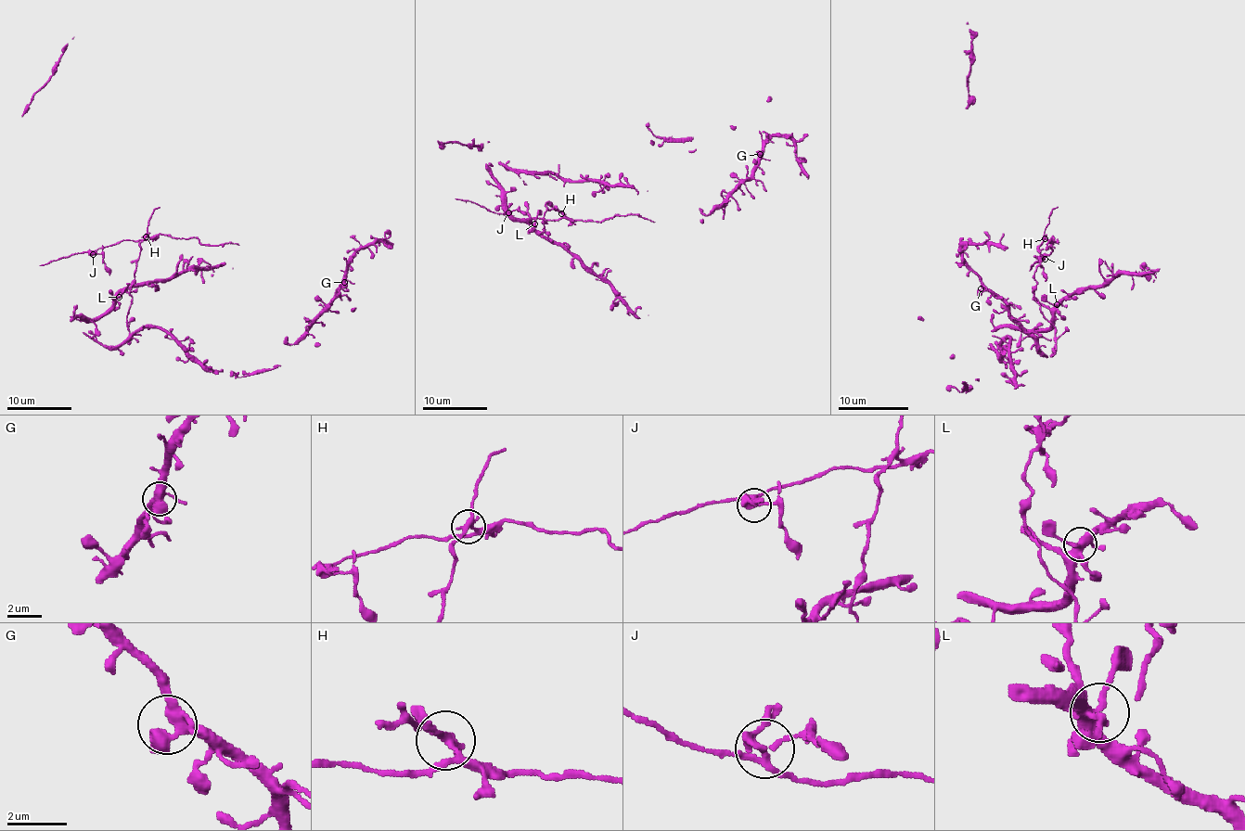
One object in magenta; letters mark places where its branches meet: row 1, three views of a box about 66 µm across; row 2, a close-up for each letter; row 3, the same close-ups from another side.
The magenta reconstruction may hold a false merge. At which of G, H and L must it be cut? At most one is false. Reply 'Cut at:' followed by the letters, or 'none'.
Cut at: H

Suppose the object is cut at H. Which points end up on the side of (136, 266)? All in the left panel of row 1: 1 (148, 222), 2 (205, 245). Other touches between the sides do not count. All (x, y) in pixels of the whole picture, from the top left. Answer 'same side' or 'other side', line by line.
1: same side
2: other side

